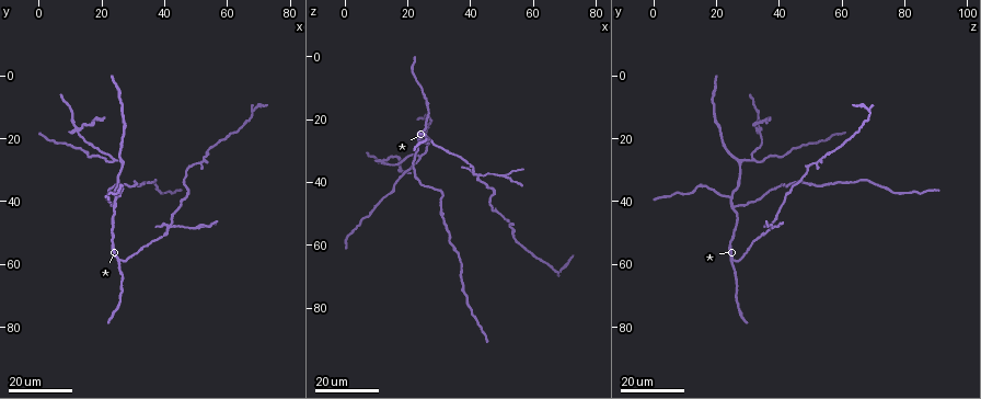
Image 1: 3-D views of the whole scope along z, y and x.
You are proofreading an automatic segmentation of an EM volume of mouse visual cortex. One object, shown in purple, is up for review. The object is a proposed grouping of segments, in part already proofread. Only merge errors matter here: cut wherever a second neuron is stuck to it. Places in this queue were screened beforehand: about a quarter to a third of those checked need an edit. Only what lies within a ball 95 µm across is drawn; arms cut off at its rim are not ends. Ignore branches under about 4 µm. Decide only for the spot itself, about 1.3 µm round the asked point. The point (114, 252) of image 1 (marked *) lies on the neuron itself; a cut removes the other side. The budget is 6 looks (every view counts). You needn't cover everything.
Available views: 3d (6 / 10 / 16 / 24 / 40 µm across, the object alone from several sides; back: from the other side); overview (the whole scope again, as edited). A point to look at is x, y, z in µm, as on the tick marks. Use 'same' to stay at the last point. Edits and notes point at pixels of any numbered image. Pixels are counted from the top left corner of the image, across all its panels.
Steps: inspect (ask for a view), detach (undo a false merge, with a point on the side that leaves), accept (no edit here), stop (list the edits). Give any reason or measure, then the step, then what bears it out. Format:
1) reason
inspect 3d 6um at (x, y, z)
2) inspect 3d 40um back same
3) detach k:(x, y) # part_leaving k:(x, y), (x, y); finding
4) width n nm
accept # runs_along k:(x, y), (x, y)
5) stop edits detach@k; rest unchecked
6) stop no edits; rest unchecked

inspect 3d 16um at (23, 27, 33)

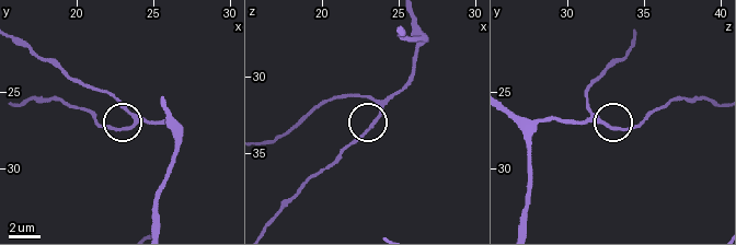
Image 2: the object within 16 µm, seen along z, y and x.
inspect 3d 10um at (23.8, 26.8, 32.0)

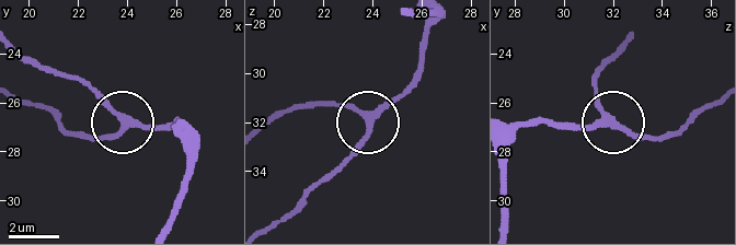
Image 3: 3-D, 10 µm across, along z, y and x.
width 230 nm
accept # runs_along 3:(509, 140), (547, 120), (604, 125), (608, 115), (593, 79); one neuron here

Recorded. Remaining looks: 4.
four or more arms meet
inspect 3d 16um at (12, 18, 33)

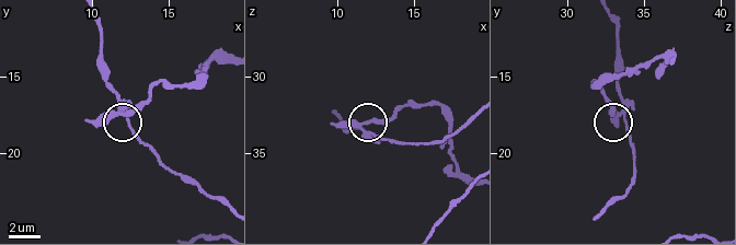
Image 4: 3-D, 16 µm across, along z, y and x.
zoom in
inspect 3d 10um at (11.8, 17.0, 33.8)

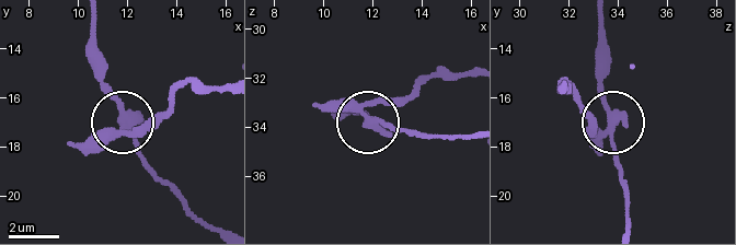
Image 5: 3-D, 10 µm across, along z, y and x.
detach 5:(104, 147) # part_leaving 5:(126, 125), (147, 127), (184, 88), (222, 85); a second neuron is stuck on

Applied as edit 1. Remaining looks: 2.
inspect 3d 24um at (24, 42, 26)

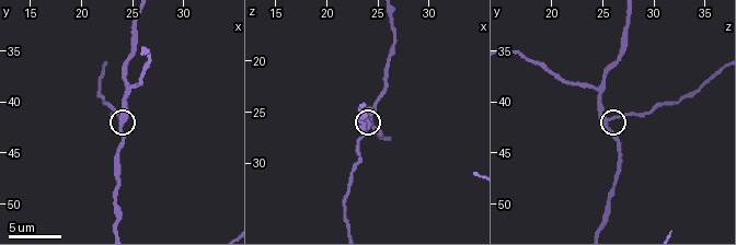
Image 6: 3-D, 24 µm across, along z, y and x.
inspect 3d 6um same

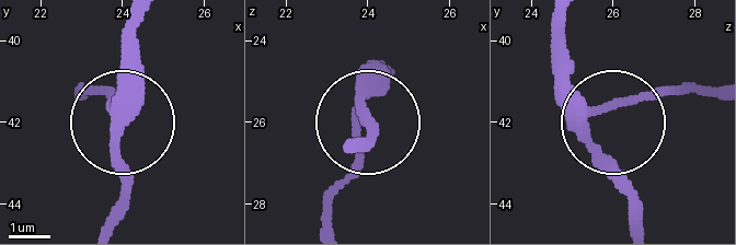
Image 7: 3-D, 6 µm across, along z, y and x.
side_arm 65 um
accept # runs_along 7:(107, 221), (125, 178), (114, 116), (125, 36); all the same neuron

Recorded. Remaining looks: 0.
stop edits detach@5; rest unchecked

